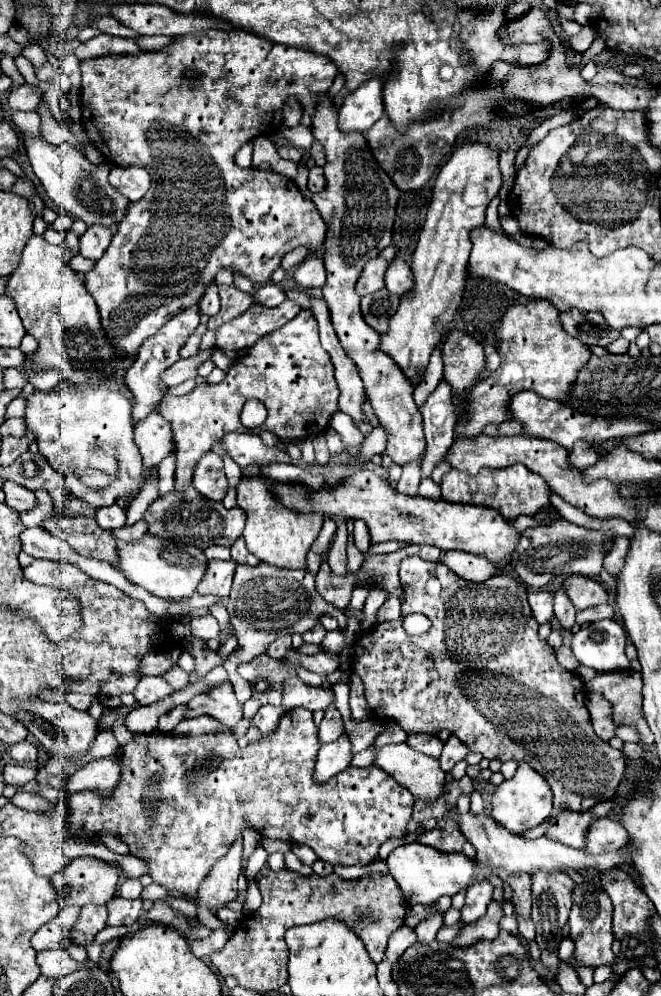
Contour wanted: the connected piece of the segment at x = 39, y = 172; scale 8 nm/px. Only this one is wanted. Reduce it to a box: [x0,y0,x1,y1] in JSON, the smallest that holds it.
[24,135,130,231]

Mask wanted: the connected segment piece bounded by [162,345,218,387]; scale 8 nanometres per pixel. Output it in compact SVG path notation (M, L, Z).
M214 345L212 349L198 351L194 357L176 361L170 369L166 369L166 373L162 375L162 381L164 381L168 387L174 387L174 385L180 385L180 383L184 383L184 381L188 381L188 379L194 379L194 377L198 375L198 367L200 367L204 361L210 361L216 351L218 351L218 347Z

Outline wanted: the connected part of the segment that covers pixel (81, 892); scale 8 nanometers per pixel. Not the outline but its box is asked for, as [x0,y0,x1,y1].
[52,857,118,905]

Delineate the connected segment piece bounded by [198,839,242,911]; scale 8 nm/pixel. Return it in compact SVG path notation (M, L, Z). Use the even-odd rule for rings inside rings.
M238 839L228 855L218 861L198 889L198 905L216 911L238 897L238 877L242 861L242 841Z

